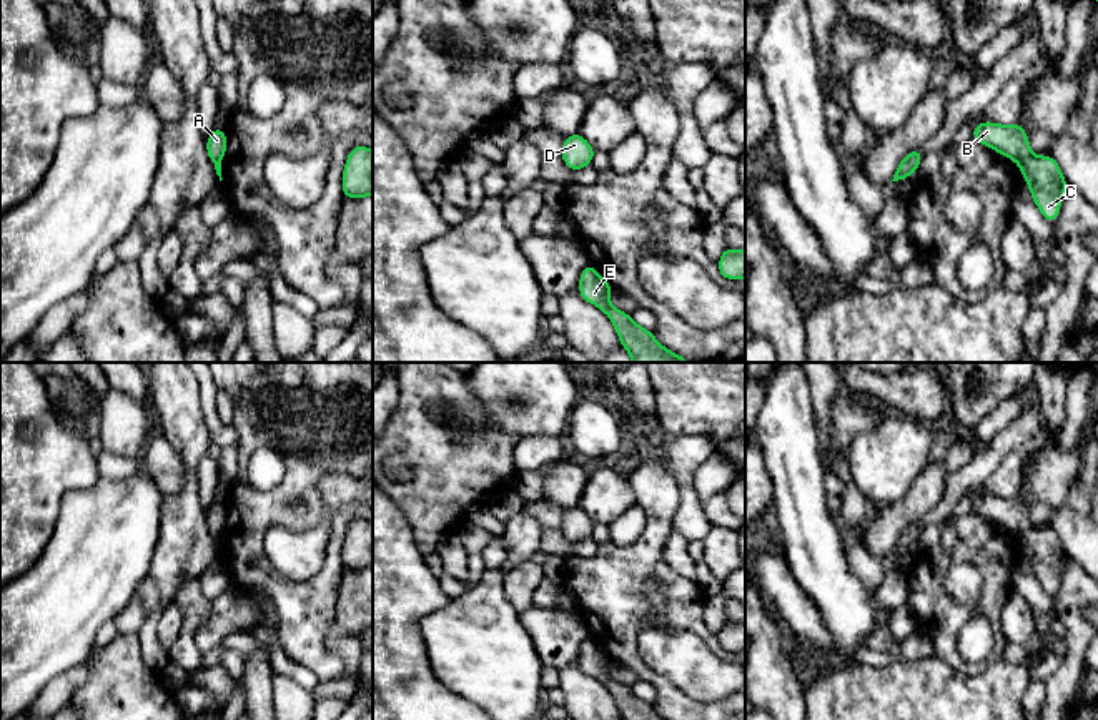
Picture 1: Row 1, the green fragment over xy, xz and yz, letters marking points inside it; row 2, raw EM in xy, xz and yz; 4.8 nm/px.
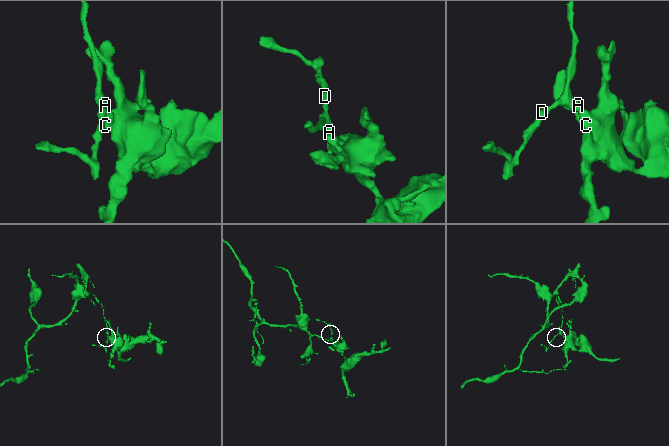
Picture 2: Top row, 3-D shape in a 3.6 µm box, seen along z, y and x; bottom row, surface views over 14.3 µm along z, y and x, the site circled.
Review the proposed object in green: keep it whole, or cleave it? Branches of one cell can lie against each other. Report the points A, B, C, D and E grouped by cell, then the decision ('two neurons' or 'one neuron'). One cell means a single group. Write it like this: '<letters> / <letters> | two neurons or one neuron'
A B D / C E | two neurons

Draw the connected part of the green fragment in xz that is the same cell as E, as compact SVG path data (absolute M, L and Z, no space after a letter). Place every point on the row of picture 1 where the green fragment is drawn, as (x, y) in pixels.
M591 263L582 269L579 281L581 298L592 303L611 318L622 348L631 354L632 362L690 362L659 344L652 331L636 324L631 314L614 308L607 298L612 291L614 288Z

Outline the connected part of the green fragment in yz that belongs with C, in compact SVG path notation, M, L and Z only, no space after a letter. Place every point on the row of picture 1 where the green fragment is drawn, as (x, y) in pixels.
M1030 155L1020 165L1021 175L1028 181L1028 190L1041 211L1043 218L1050 223L1058 219L1060 203L1063 193L1070 188L1065 181L1058 163L1051 155L1035 156Z

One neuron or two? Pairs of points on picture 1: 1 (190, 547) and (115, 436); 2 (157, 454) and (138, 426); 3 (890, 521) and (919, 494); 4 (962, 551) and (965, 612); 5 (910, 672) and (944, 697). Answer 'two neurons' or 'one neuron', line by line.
1: two neurons
2: two neurons
3: one neuron
4: one neuron
5: one neuron

